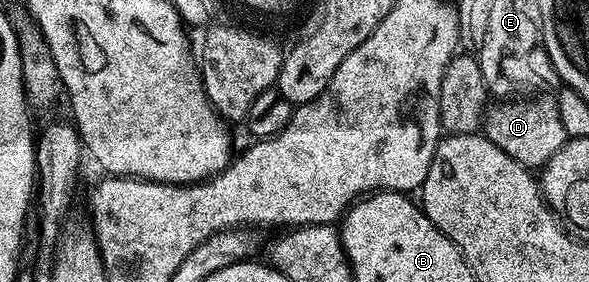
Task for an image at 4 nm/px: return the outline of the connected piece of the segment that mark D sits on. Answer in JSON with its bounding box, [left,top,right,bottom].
[484,97,567,169]

